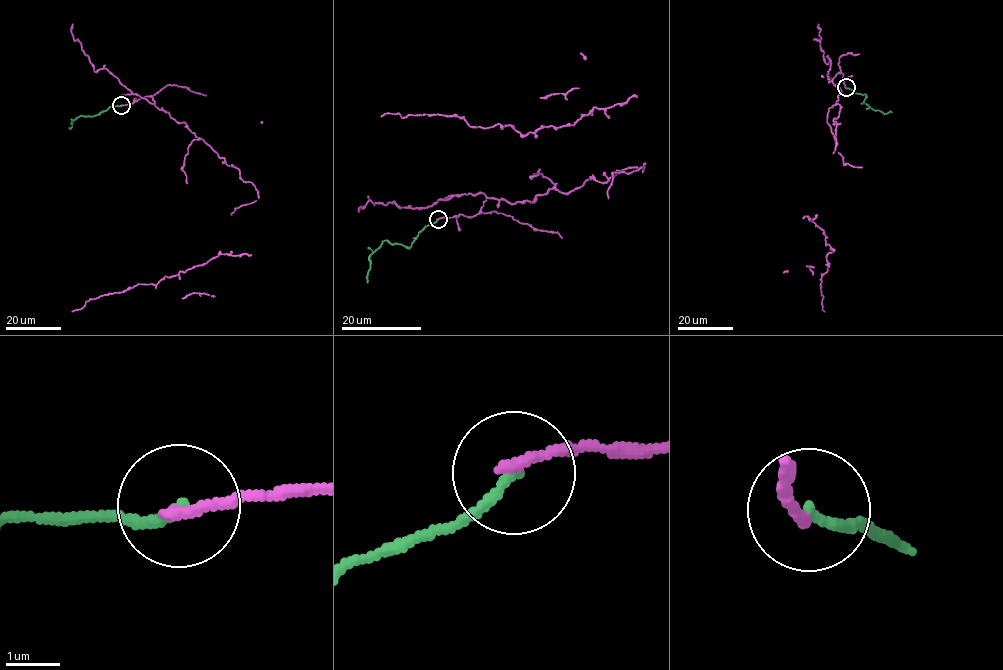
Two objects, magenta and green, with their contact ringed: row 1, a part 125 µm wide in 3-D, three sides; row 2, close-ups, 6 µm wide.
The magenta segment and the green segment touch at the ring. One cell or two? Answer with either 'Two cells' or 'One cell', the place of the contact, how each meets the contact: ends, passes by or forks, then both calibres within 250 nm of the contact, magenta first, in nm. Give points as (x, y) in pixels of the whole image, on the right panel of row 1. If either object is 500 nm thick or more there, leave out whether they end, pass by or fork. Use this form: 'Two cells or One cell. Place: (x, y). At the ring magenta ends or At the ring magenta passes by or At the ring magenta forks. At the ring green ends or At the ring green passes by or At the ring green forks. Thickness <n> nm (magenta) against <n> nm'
One cell. Place: (846, 87). At the ring magenta ends. At the ring green ends. Thickness 220 nm (magenta) against 190 nm

